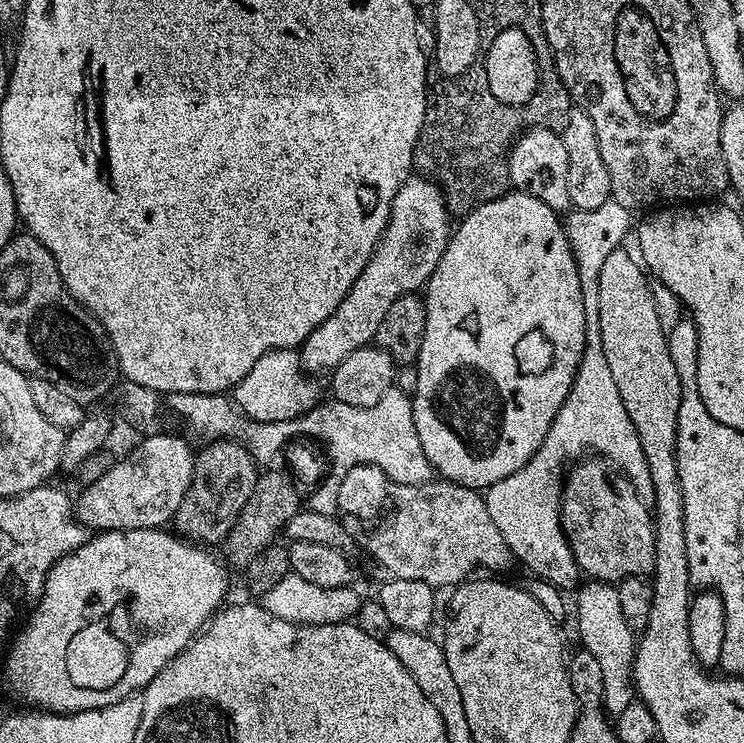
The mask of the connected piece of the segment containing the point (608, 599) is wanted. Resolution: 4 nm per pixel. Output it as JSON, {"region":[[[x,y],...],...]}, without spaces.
{"region":[[[589,581],[577,591],[576,618],[583,649],[594,655],[602,669],[605,713],[612,718],[625,710],[634,698],[632,664],[636,636],[622,615],[616,588],[608,582]]]}

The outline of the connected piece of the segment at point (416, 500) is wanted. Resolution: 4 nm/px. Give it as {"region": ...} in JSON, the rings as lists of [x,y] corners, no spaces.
{"region":[[[359,464],[342,478],[336,507],[353,541],[368,548],[369,554],[392,578],[410,578],[414,582],[426,582],[426,586],[433,590],[448,590],[469,579],[475,568],[489,568],[492,571],[489,573],[500,574],[514,560],[506,538],[498,534],[498,526],[494,526],[490,519],[487,499],[477,489],[452,484],[443,478],[433,478],[424,484],[403,485],[378,470],[378,466]]]}

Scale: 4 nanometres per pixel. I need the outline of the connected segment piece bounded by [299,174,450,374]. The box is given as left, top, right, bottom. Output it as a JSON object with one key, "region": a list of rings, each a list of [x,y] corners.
{"region":[[[419,174],[408,176],[406,182],[402,182],[402,186],[398,186],[398,194],[394,194],[388,224],[380,235],[380,241],[376,244],[370,262],[366,262],[362,274],[358,274],[358,278],[354,278],[346,298],[342,298],[338,310],[334,310],[334,314],[330,314],[330,318],[326,318],[326,322],[322,322],[322,326],[318,326],[318,330],[314,330],[314,334],[310,334],[310,338],[304,340],[299,349],[301,361],[308,363],[309,360],[318,371],[328,374],[339,366],[342,358],[354,354],[354,350],[369,347],[376,339],[378,325],[381,324],[382,318],[386,318],[386,310],[390,310],[390,306],[394,306],[394,302],[398,302],[398,298],[411,292],[419,293],[434,274],[448,245],[450,235],[448,215],[450,215],[448,202],[435,182]]]}

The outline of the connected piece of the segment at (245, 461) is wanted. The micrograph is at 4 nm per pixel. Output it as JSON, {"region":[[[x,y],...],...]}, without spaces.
{"region":[[[213,440],[203,447],[201,452],[199,449],[195,453],[190,486],[174,517],[175,531],[185,541],[200,546],[208,540],[215,540],[216,536],[224,535],[245,497],[249,497],[254,490],[258,475],[258,462],[236,441]]]}

